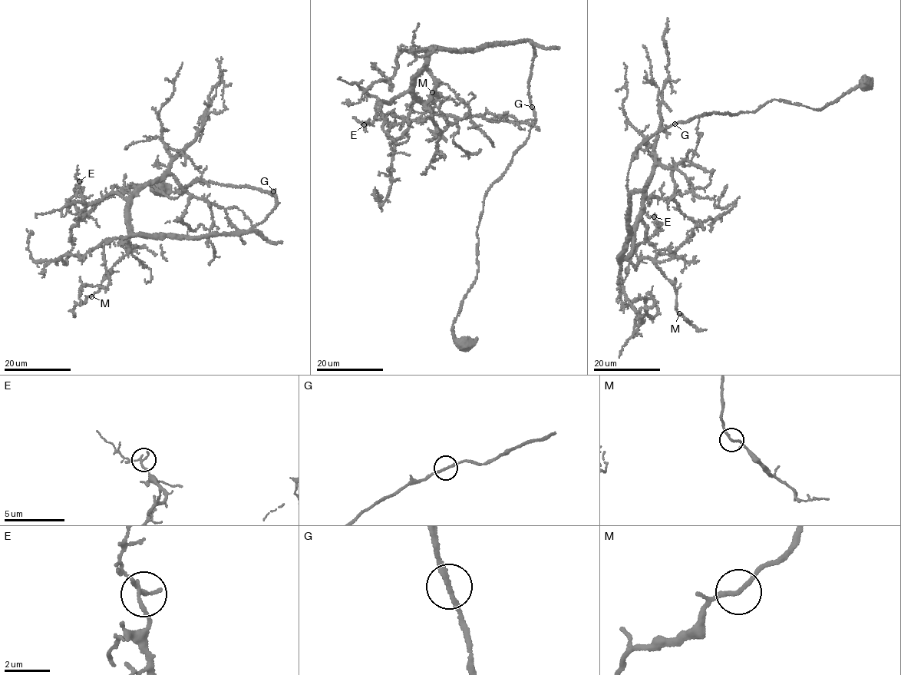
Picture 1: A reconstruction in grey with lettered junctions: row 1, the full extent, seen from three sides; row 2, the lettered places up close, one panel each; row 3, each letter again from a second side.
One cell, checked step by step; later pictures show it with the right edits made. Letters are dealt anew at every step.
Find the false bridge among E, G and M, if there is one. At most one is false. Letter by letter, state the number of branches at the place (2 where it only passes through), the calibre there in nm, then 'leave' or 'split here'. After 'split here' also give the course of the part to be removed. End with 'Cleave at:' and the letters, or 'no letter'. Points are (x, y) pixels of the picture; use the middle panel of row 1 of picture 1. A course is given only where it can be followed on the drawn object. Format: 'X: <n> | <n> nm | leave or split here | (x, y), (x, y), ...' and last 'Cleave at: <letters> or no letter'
E: 2 | 170 nm | leave
G: 2 | 200 nm | leave
M: 2 | 170 nm | leave
Cleave at: no letter

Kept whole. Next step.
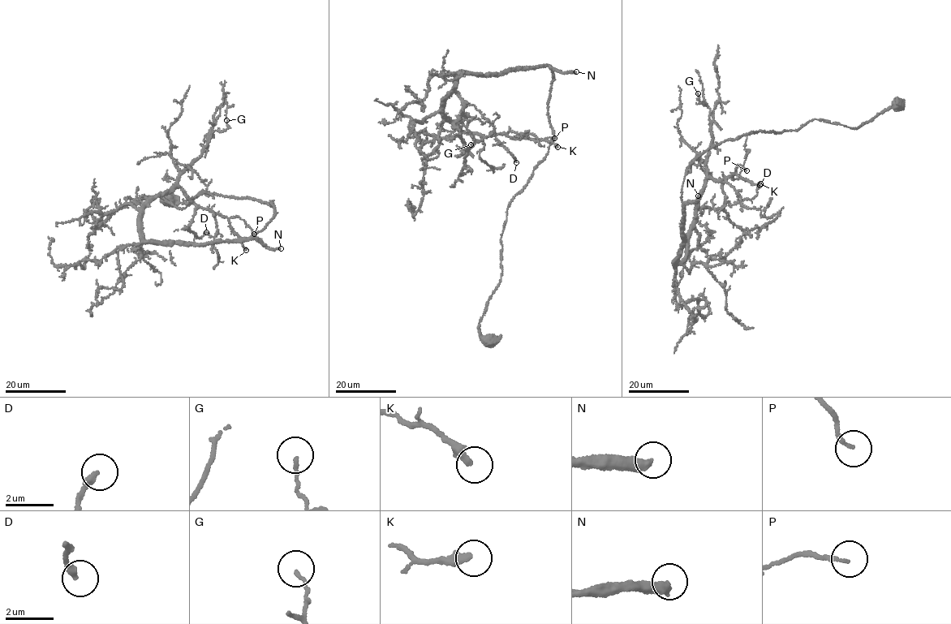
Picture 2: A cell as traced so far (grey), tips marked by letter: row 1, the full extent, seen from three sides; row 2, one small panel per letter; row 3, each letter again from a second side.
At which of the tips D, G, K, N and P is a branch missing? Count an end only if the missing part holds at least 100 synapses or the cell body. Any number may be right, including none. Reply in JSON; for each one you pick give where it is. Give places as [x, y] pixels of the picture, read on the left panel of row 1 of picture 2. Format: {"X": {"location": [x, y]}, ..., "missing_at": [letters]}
{"N": {"location": [281, 248]}, "missing_at": ["N"]}

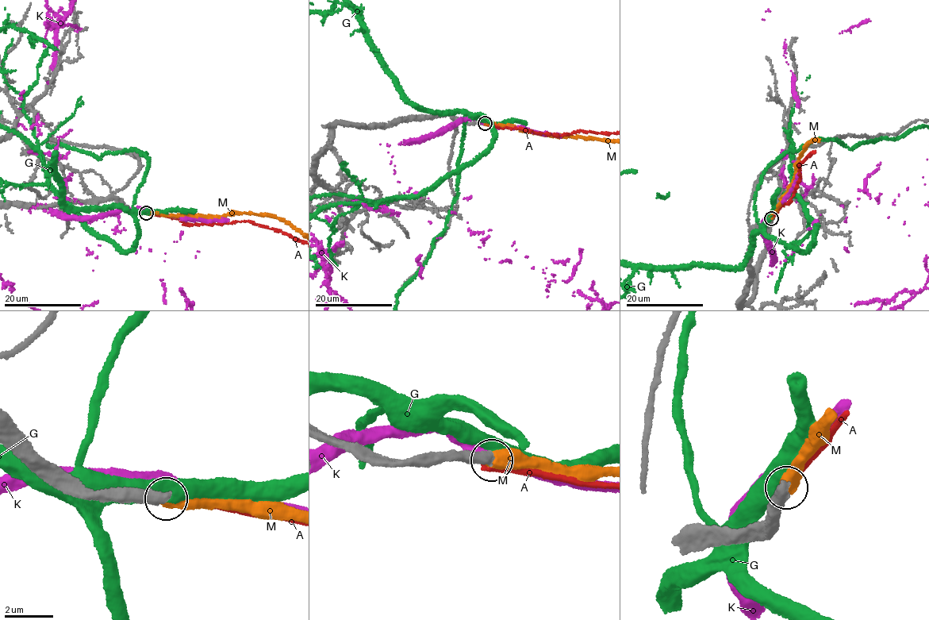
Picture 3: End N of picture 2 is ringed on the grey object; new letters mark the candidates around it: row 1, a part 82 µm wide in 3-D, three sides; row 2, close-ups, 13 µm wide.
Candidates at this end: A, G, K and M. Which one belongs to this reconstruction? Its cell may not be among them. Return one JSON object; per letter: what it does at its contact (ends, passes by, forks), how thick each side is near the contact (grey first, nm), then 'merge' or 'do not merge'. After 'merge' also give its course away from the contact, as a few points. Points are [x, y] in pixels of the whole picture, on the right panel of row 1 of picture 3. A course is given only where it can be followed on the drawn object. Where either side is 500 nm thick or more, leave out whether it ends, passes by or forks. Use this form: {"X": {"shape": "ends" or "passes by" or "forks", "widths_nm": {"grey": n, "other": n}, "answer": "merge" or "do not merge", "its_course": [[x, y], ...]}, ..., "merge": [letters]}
{"A": {"shape": "ends", "widths_nm": {"grey": 480, "other": 320}, "answer": "do not merge"}, "G": {"widths_nm": {"grey": 480, "other": 550}, "answer": "do not merge"}, "K": {"widths_nm": {"grey": 500, "other": 550}, "answer": "do not merge"}, "M": {"widths_nm": {"grey": 500, "other": 550}, "answer": "merge"}, "merge": ["M"]}

